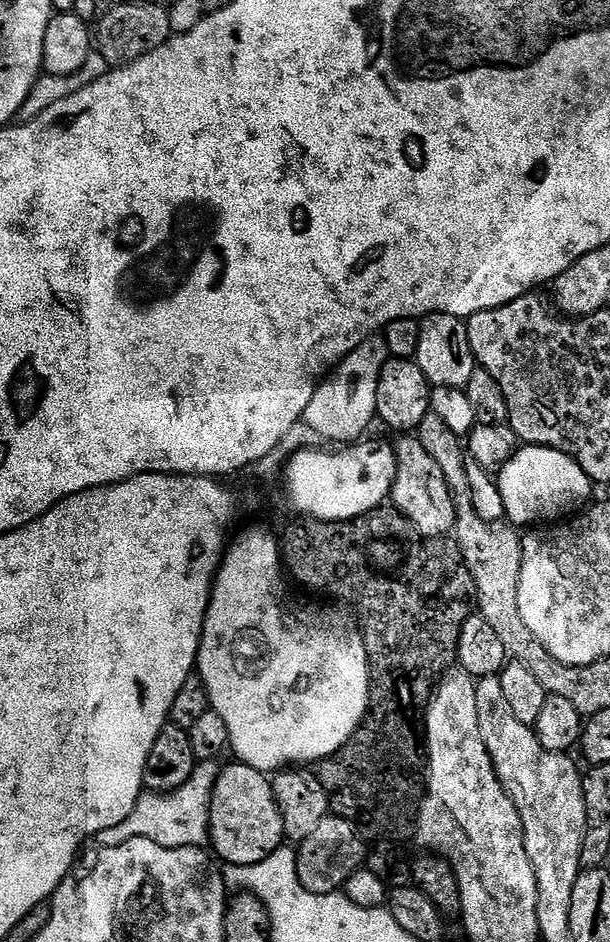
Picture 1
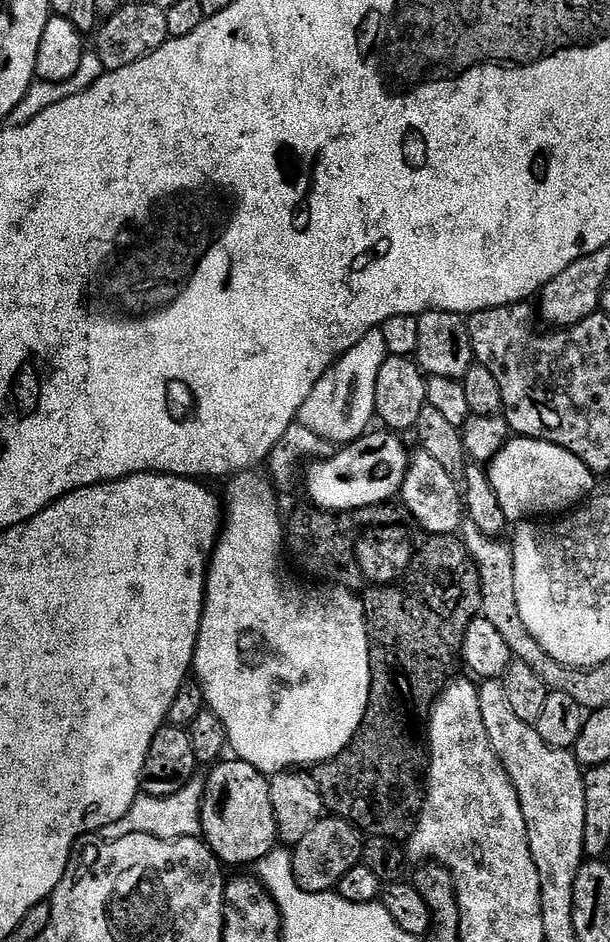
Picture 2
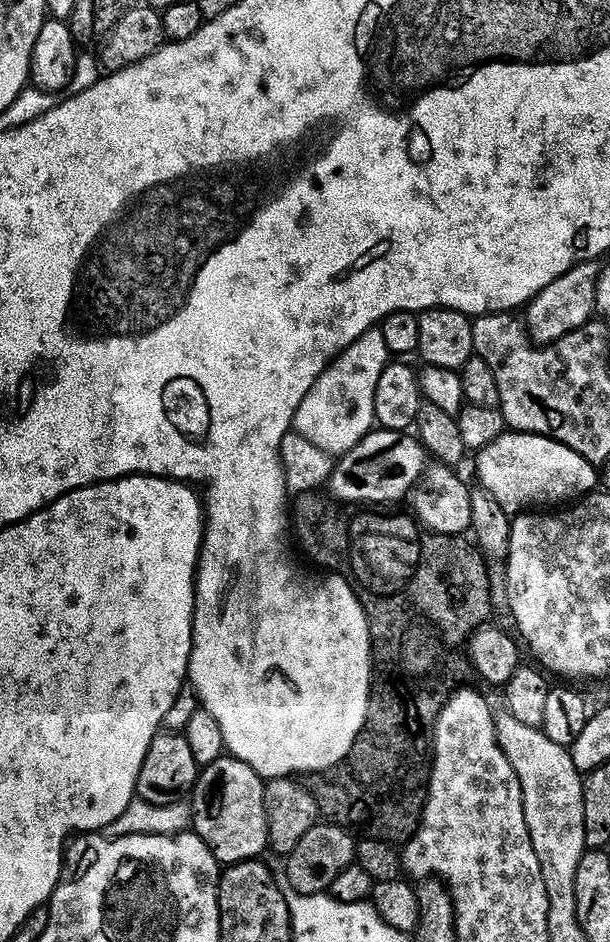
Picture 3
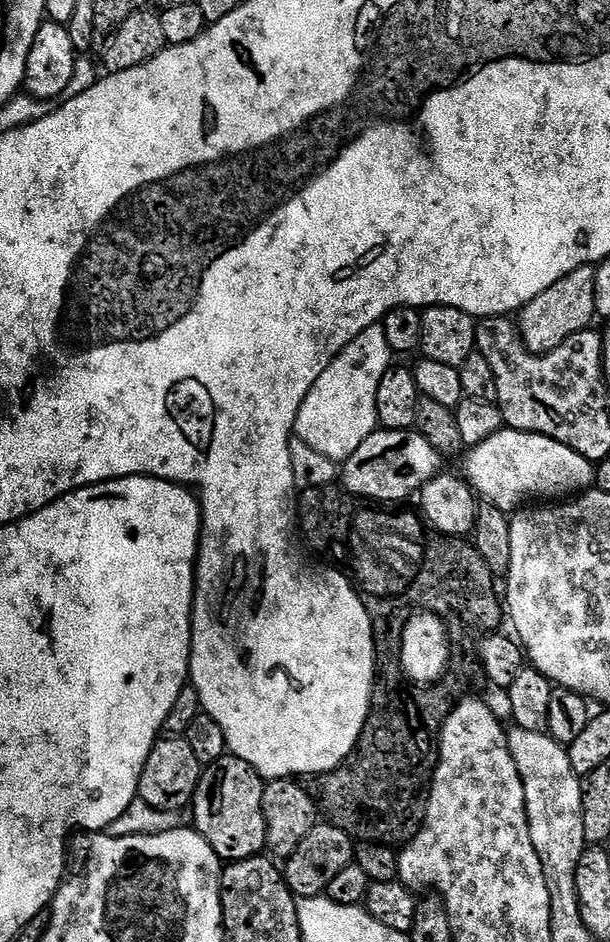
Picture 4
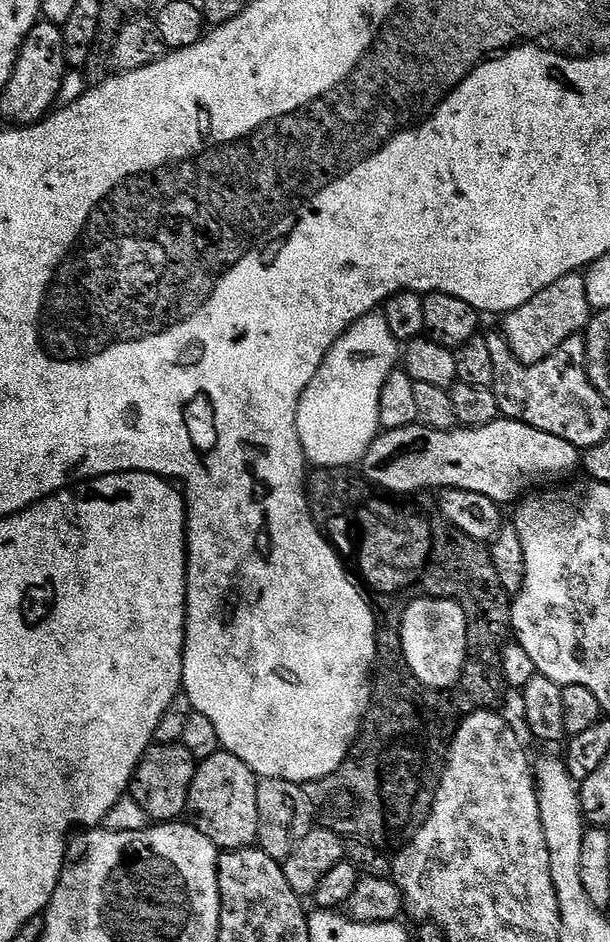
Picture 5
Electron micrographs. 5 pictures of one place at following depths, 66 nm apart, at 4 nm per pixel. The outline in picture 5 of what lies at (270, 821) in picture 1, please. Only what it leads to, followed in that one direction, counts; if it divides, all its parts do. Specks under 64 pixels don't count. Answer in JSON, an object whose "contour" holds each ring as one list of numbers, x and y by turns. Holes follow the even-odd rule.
{"contour":[[226,751,216,752,210,758,199,761,196,765,194,782,190,786,187,815,193,828,197,828,210,842,220,850,233,848,250,848,257,843,258,834,258,777,255,772,234,754]]}

